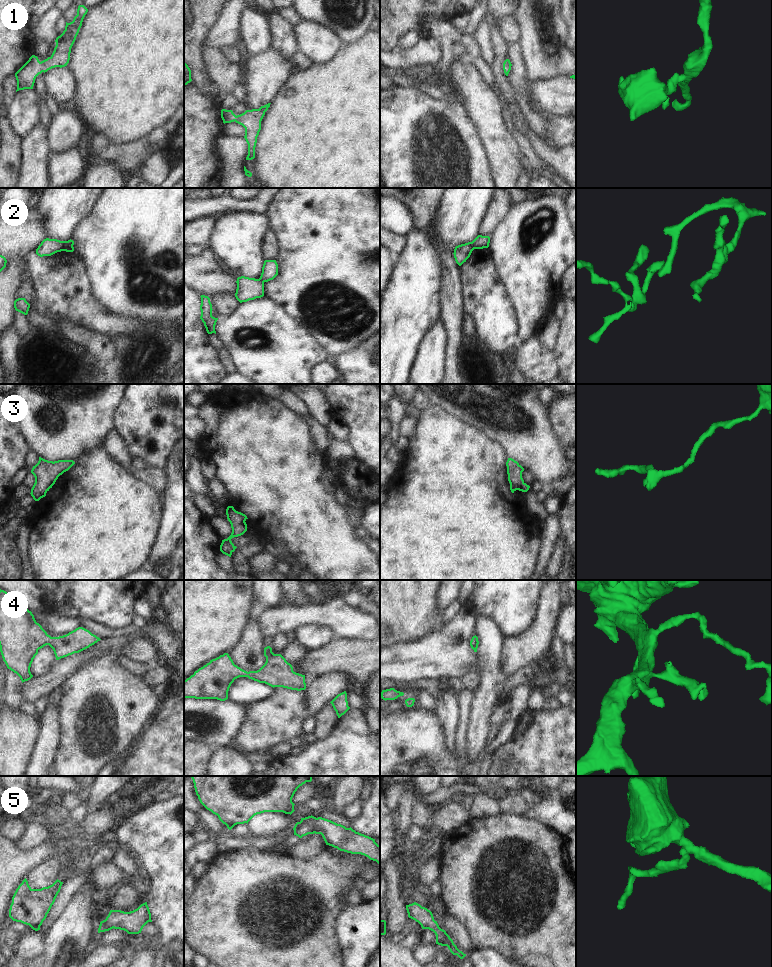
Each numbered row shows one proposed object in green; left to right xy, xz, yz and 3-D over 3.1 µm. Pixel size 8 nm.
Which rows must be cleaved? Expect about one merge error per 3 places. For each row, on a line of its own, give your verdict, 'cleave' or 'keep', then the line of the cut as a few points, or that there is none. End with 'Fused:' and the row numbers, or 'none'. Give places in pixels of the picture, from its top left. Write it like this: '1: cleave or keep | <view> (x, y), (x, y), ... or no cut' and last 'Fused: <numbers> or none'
1: keep | no cut
2: cleave | xy (66, 241), (62, 250)
3: keep | no cut
4: keep | no cut
5: keep | no cut
Fused: 2

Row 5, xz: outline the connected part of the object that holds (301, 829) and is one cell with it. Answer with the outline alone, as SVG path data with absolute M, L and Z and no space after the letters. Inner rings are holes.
M308 816L301 818L293 828L294 835L302 838L308 834L321 834L326 845L351 854L361 854L380 865L380 845L375 839L346 828L331 820Z

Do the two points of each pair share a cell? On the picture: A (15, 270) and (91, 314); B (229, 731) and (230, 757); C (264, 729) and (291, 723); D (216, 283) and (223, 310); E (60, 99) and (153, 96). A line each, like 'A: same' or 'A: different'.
A: different
B: different
C: same
D: different
E: different

